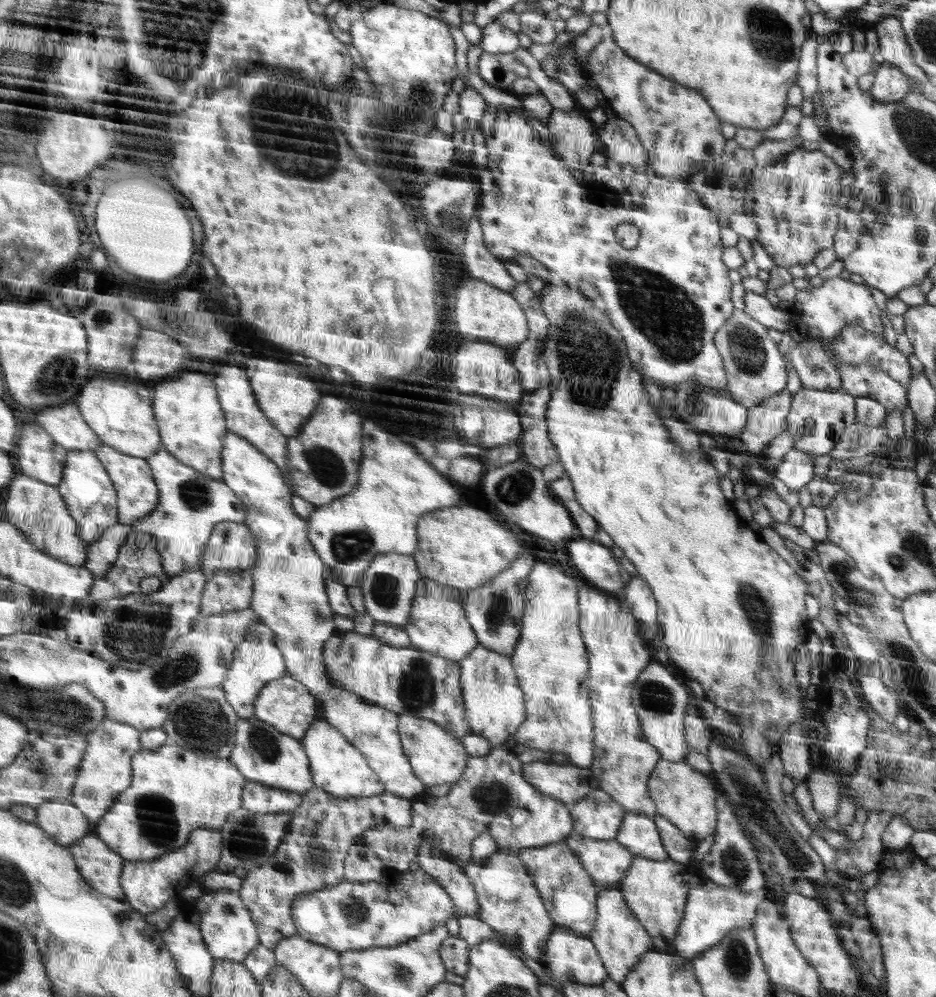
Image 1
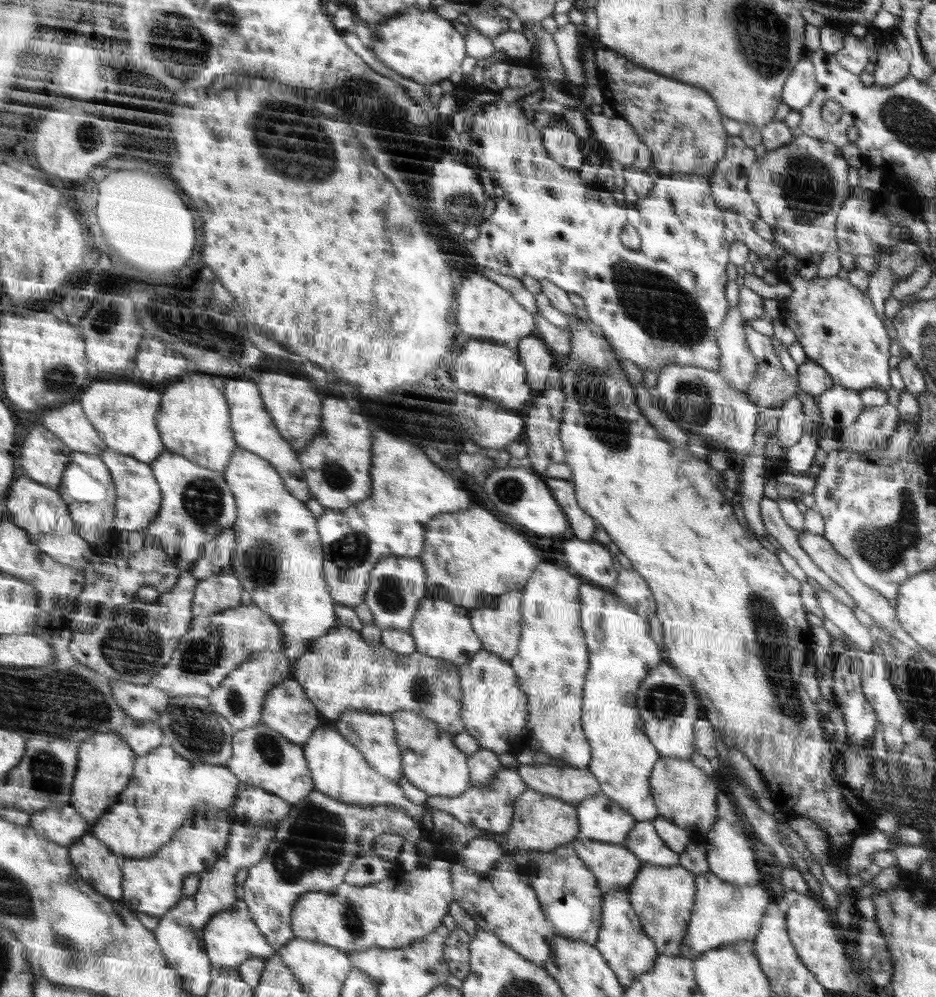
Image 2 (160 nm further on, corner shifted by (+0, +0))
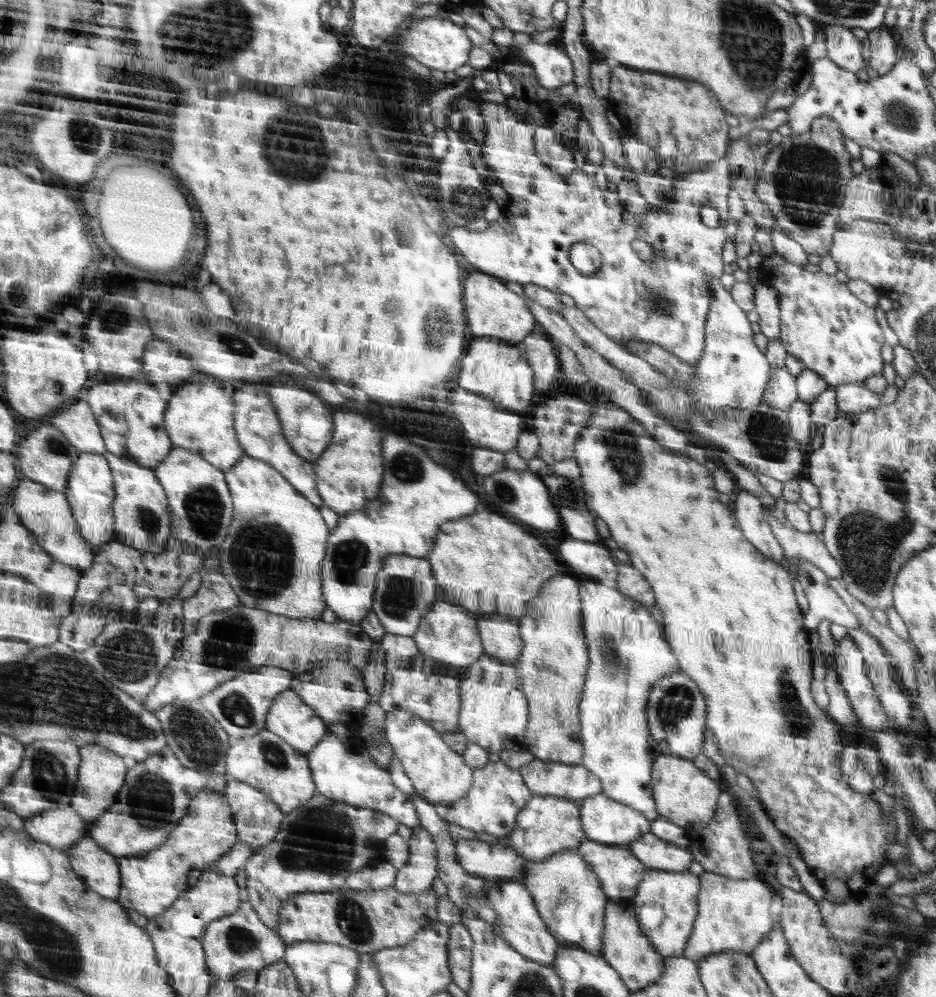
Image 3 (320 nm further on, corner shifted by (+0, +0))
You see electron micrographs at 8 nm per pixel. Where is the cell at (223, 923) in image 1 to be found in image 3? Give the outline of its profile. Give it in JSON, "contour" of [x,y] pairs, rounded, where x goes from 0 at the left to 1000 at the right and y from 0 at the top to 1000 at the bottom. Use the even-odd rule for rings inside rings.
{"contour":[[[259,905],[251,917],[239,919],[223,927],[217,938],[217,954],[221,971],[229,983],[249,984],[254,976],[274,974],[295,966],[306,957],[307,946],[296,934],[284,929],[267,905]]]}

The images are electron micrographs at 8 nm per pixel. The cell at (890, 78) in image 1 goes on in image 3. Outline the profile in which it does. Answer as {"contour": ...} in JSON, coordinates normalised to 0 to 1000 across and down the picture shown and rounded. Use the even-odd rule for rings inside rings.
{"contour":[[[939,28],[927,31],[927,42],[929,42],[929,68],[936,70],[939,76],[949,74],[957,62],[959,62],[958,50],[960,44],[955,30]]]}

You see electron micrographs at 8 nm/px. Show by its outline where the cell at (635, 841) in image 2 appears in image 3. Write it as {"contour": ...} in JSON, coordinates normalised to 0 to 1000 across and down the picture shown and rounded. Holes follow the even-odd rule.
{"contour":[[[694,834],[670,849],[693,872],[718,875],[735,874],[740,856],[735,850],[707,843]]]}

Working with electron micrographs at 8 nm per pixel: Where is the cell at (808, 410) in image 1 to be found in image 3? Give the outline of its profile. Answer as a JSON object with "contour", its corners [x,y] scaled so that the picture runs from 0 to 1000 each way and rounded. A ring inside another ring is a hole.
{"contour":[[[906,384],[892,388],[893,403],[897,414],[918,414],[938,408],[941,396],[922,384]]]}

